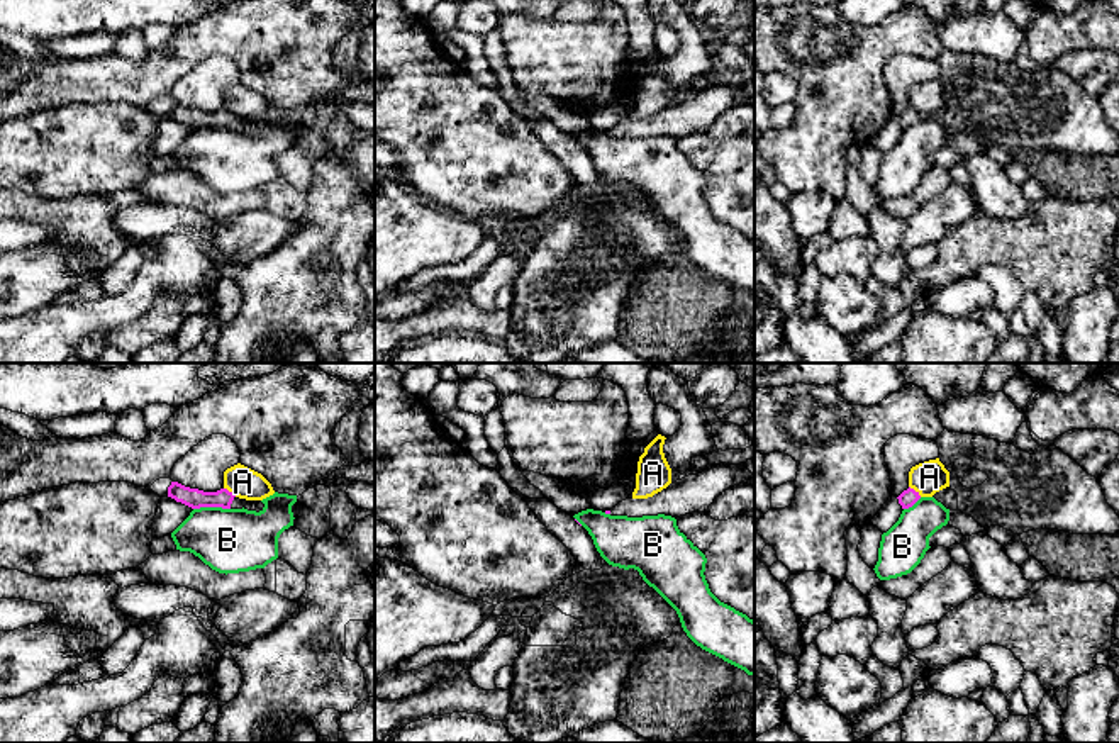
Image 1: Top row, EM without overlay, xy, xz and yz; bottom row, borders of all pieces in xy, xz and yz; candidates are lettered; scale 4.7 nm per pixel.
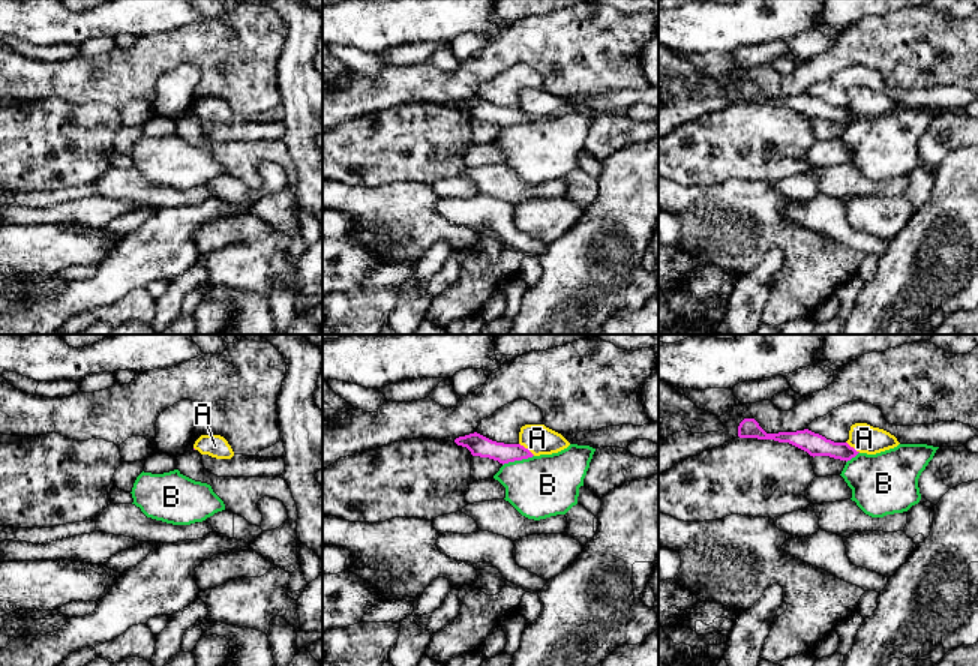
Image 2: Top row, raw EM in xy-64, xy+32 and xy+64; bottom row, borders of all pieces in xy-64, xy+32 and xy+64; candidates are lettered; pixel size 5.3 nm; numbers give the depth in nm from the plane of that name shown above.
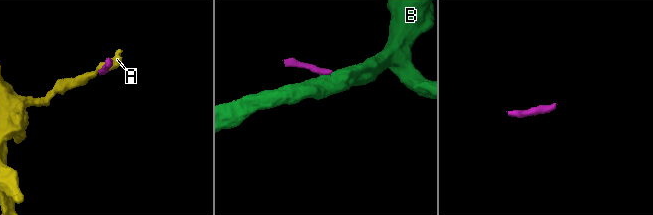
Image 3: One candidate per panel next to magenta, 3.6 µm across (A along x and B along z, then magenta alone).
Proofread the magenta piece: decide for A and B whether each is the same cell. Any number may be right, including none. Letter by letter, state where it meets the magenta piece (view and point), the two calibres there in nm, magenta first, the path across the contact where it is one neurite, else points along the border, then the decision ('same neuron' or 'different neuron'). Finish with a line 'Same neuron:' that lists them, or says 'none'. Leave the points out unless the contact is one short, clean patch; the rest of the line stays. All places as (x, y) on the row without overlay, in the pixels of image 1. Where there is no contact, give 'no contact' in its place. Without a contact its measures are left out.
A: yz (914, 111) | 80/160 nm | along yz (909, 106), (921, 116) | different neuron
B: xy (211, 126) | 90/300 nm | along xy (229, 128), (194, 129) | different neuron
Same neuron: none

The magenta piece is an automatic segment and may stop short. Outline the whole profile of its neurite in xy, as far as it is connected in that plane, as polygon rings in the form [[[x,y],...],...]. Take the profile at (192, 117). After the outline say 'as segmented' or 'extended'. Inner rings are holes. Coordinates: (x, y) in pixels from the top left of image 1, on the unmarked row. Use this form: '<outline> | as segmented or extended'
[[[171,102],[168,107],[168,117],[181,122],[192,129],[200,127],[222,127],[222,129],[248,129],[248,131],[263,131],[264,124],[261,120],[246,120],[236,117],[227,109],[220,109],[217,112],[203,112],[198,109],[185,107],[178,102]]] | extended

